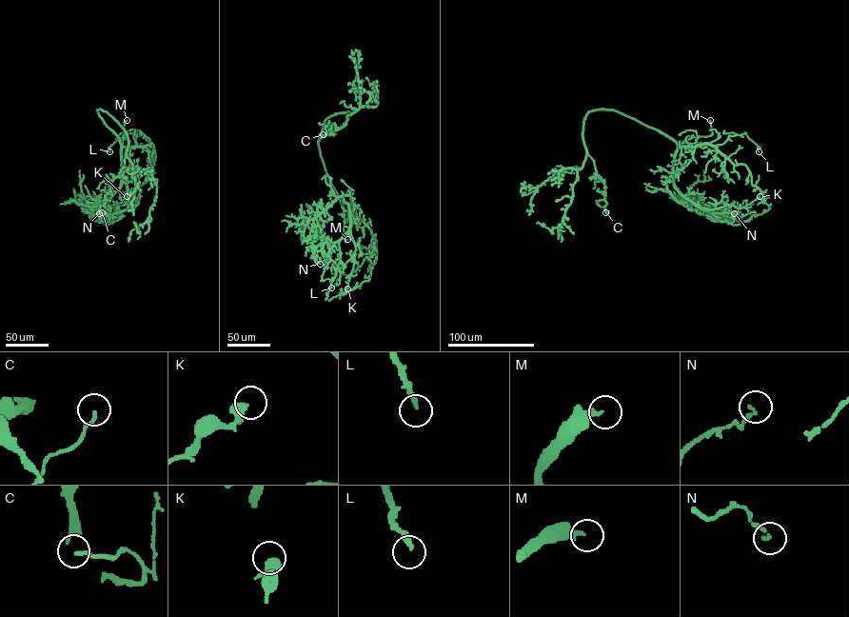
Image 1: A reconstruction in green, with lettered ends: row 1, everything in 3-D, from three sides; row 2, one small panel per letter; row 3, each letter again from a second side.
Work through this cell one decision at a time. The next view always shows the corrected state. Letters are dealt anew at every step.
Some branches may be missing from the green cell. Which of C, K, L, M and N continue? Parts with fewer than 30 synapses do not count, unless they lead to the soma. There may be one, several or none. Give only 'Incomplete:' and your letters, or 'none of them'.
Incomplete: none of them

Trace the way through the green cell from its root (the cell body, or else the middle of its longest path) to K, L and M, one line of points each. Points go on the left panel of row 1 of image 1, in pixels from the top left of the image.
K: (122, 165), (128, 207), (133, 208), (127, 196)
L: (122, 165), (122, 148), (153, 145), (144, 136), (122, 132), (109, 148), (109, 151)
M: (122, 165), (122, 137), (127, 120)

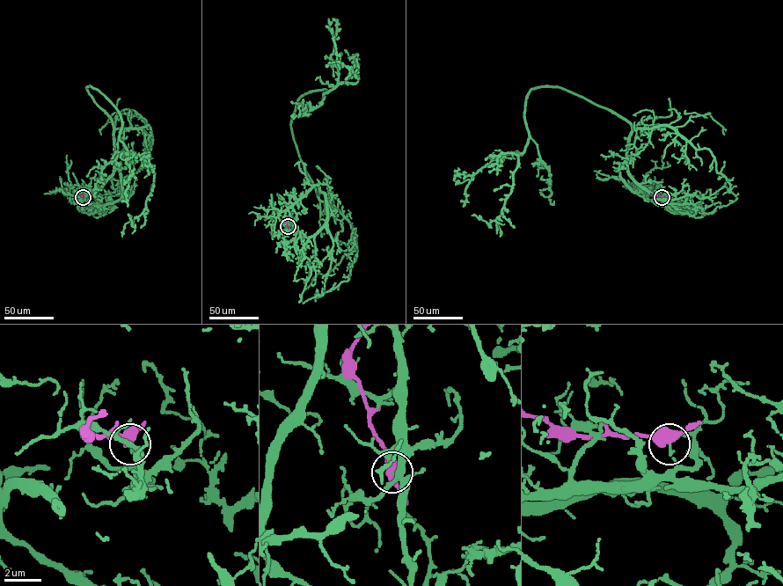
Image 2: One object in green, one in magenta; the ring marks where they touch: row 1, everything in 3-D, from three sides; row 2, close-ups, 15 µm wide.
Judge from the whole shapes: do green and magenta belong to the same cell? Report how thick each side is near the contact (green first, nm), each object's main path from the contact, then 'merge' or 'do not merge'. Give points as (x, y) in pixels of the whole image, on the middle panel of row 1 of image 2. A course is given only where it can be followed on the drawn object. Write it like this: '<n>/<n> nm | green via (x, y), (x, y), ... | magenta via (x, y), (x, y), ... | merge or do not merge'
140/480 nm | green via (288, 227), (285, 211), (315, 185), (318, 185), (318, 192) | magenta via (288, 227), (287, 216) | do not merge

